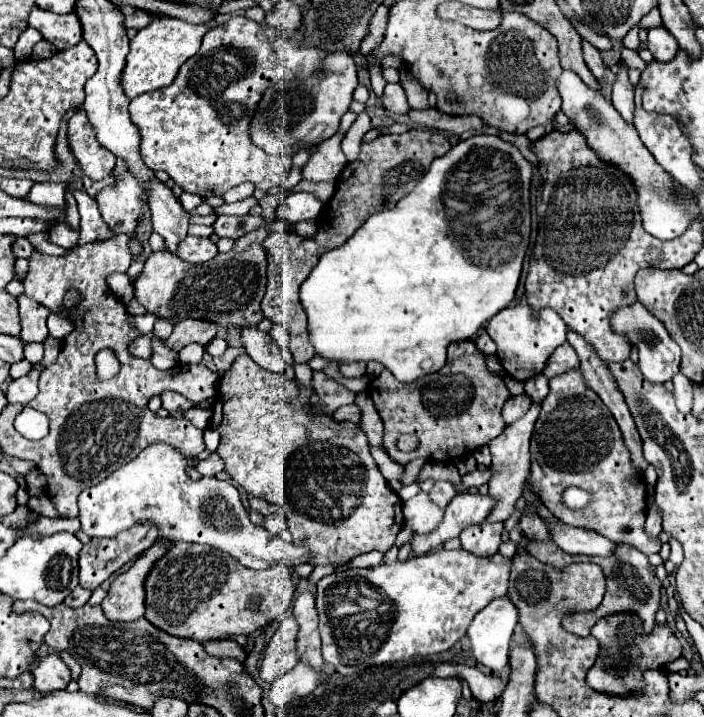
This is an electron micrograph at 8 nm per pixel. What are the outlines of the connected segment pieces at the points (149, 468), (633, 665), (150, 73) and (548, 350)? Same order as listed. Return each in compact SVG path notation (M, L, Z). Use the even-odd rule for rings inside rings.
M165 442L147 446L109 478L79 494L81 530L91 538L117 538L121 530L129 530L135 524L153 524L159 530L159 538L197 542L225 550L253 570L265 570L275 564L295 568L311 562L313 556L303 546L287 544L265 528L255 526L249 520L249 510L241 502L239 490L231 482L211 476L191 480L187 468L195 460L195 456L179 454L179 450L173 450Z
M611 614L595 622L591 634L599 640L599 654L595 666L587 672L587 684L589 688L619 696L619 698L631 698L631 696L641 696L645 688L645 670L661 670L665 664L681 658L683 646L671 632L669 624L659 624L655 622L653 632L649 636L643 636L641 630L641 618L637 614Z
M155 16L147 28L141 28L137 36L129 42L127 64L123 70L123 90L129 98L135 98L143 92L157 90L161 86L169 86L177 76L179 68L187 62L187 58L195 56L205 32L207 24L187 24L185 20L171 16Z
M527 304L507 306L497 316L493 316L491 322L487 324L487 334L497 344L499 362L503 364L503 368L511 378L521 382L543 372L553 350L565 342L565 332L567 326L565 322L561 322L561 316L557 312L549 308L541 308L539 316L533 316L533 308L529 308Z

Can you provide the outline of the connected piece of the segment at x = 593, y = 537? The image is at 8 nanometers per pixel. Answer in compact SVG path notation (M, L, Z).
M547 524L547 526L551 530L555 544L569 554L609 558L609 554L615 552L615 542L609 542L609 538L605 538L593 530L575 528L575 526L567 526L567 524Z

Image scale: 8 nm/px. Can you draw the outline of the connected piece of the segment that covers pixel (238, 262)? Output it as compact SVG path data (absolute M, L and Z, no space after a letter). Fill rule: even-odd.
M261 226L245 236L241 236L233 250L227 254L217 254L213 260L197 266L191 266L187 262L179 262L177 256L173 256L171 252L163 250L163 252L153 252L147 262L143 272L135 278L133 286L135 286L135 298L139 300L139 304L143 304L147 308L147 312L163 316L163 318L171 318L173 322L179 322L181 318L203 318L203 320L211 320L221 324L223 328L227 326L251 326L251 324L259 324L263 320L261 314L261 298L265 294L265 286L267 286L267 256L263 250L263 240L267 238L267 234L273 228L269 226Z

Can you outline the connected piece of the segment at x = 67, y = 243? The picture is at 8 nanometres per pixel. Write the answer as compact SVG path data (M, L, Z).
M59 222L59 224L55 226L55 230L51 230L49 238L51 238L51 242L55 242L57 246L75 248L75 246L77 246L77 238L79 238L79 230L73 230L67 222Z

